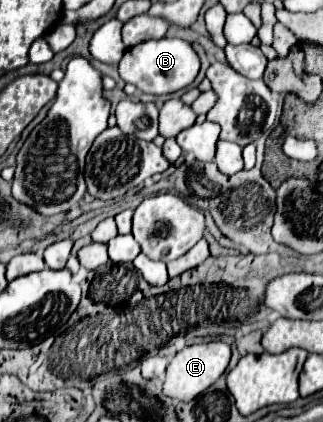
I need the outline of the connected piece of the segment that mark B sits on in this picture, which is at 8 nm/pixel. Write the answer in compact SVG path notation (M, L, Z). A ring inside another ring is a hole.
M162 37L162 39L144 41L144 43L138 43L136 47L126 49L124 57L120 59L118 71L126 83L136 85L142 93L168 95L188 87L196 79L200 71L200 59L188 41L178 37L172 37L172 39Z

